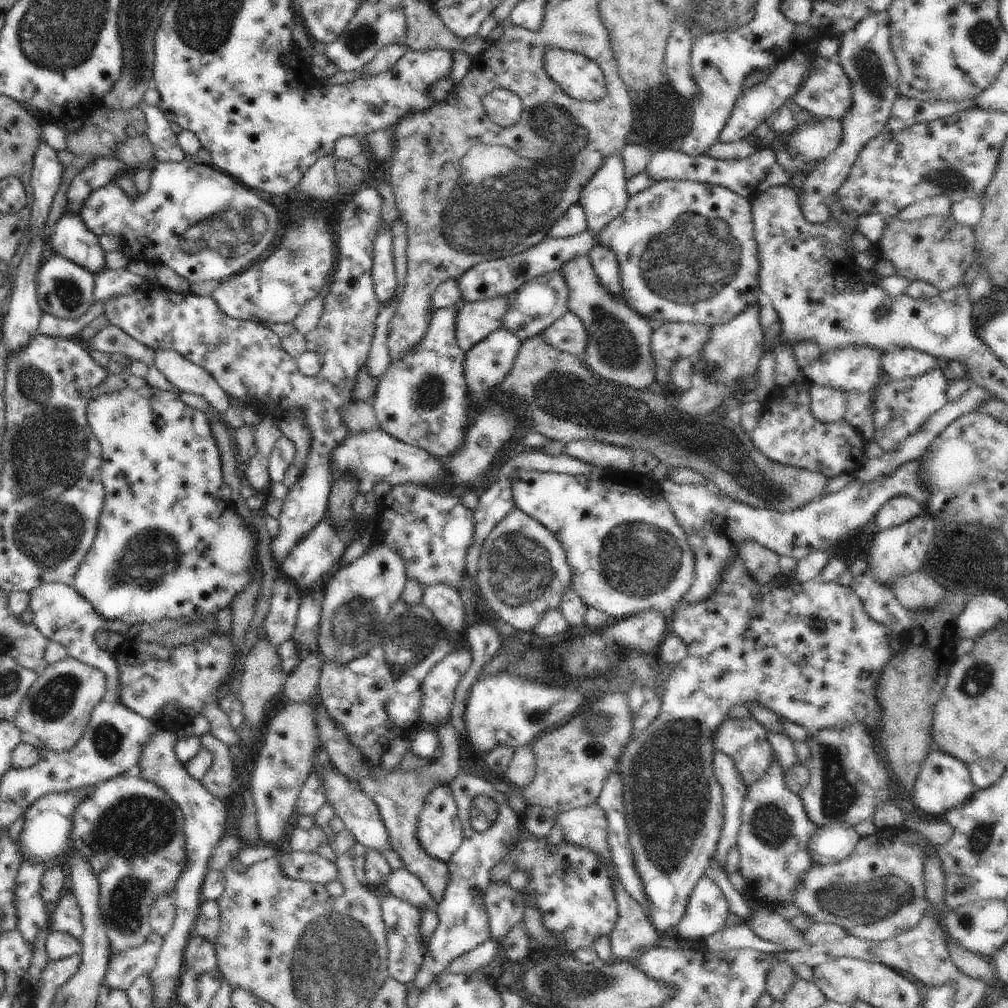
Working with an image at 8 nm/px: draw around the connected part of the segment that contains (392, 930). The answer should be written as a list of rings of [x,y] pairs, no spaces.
[[[383,890],[381,896],[382,920],[387,928],[387,947],[389,950],[387,971],[390,977],[401,983],[413,982],[423,963],[423,944],[419,935],[421,911],[411,903],[400,900],[392,893]]]

